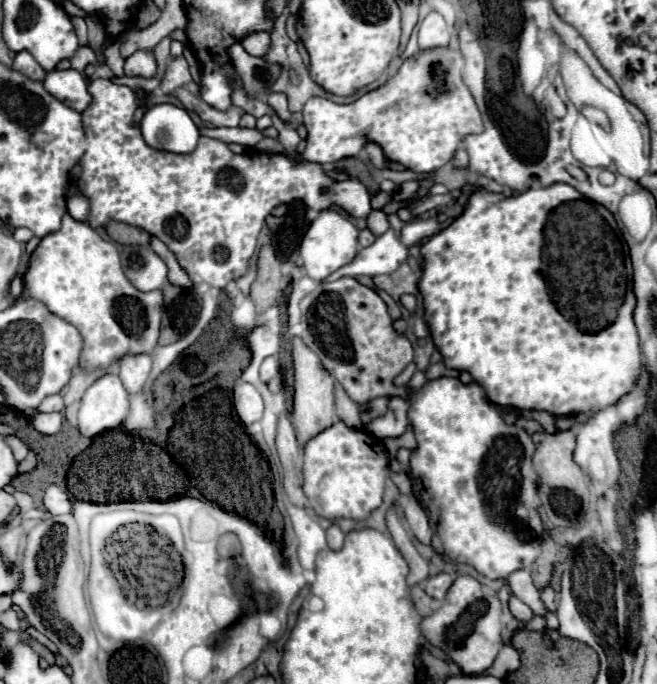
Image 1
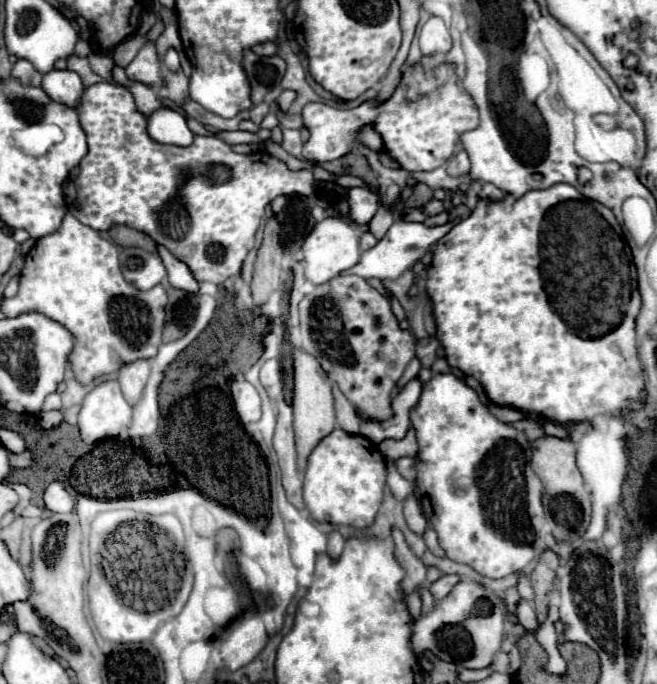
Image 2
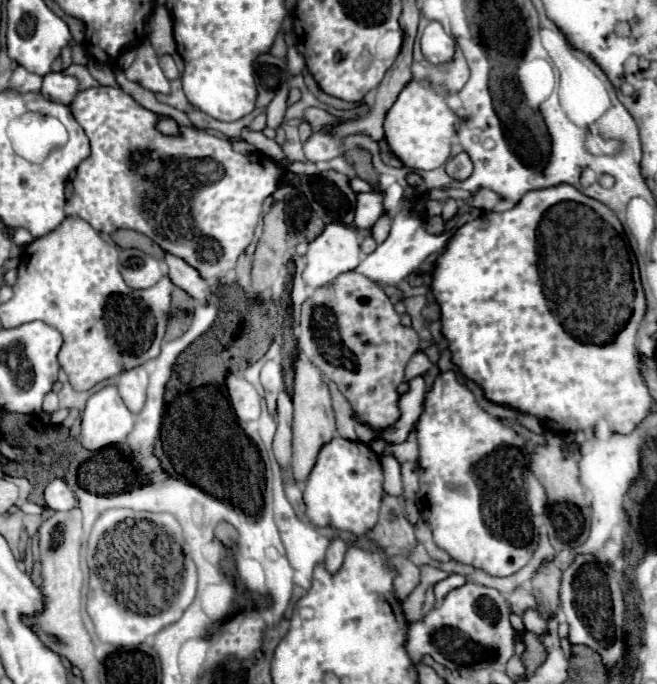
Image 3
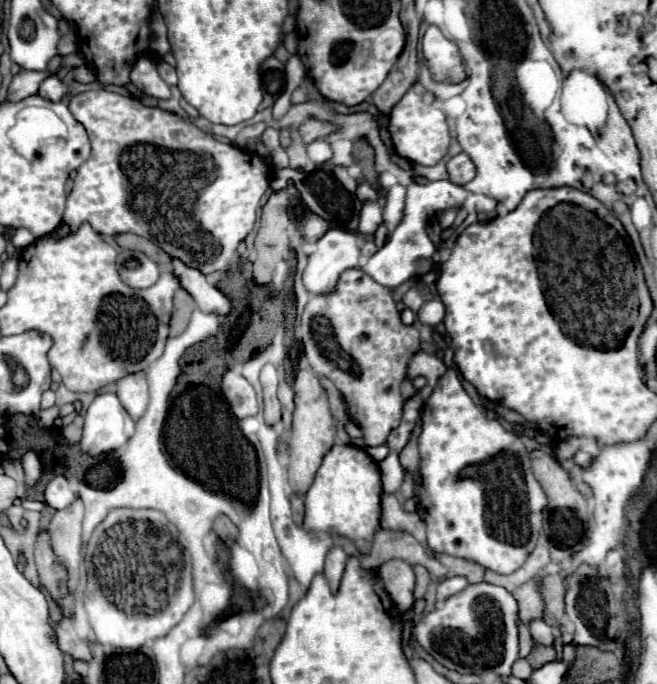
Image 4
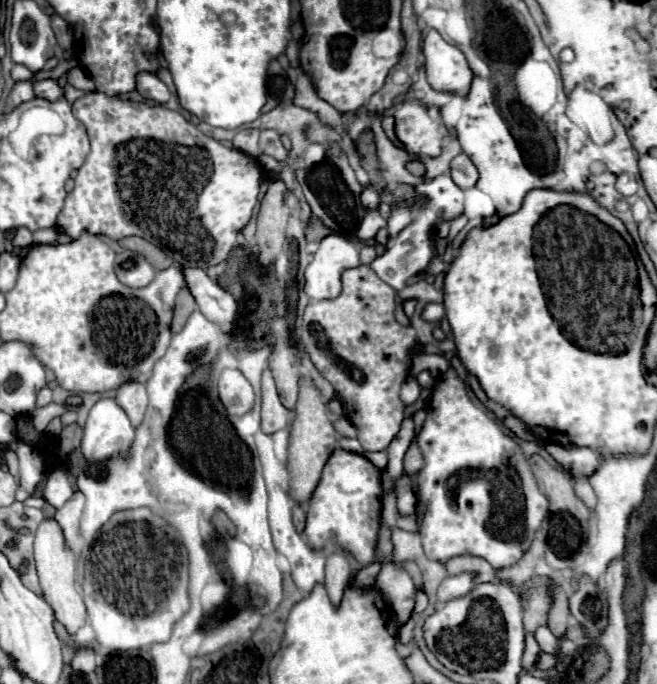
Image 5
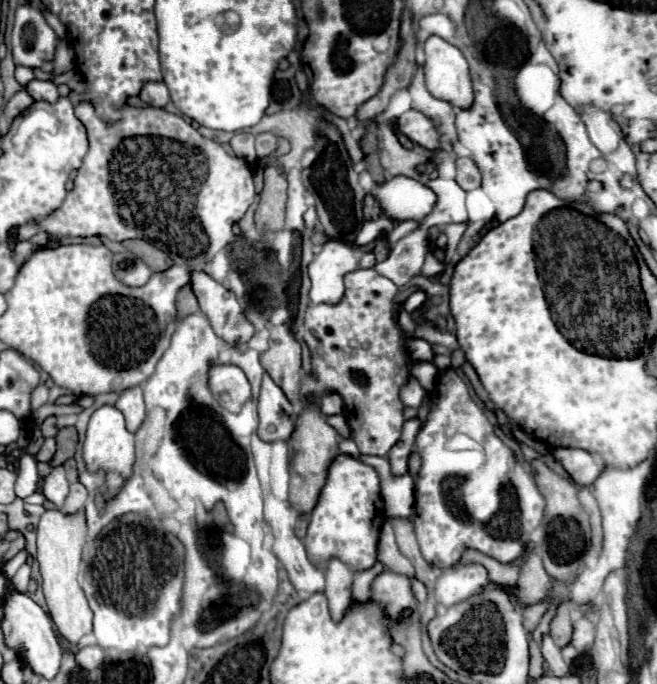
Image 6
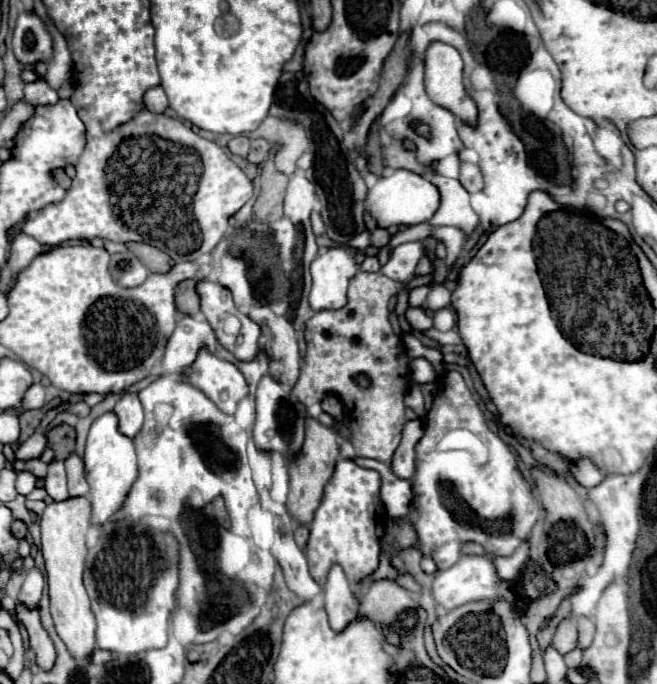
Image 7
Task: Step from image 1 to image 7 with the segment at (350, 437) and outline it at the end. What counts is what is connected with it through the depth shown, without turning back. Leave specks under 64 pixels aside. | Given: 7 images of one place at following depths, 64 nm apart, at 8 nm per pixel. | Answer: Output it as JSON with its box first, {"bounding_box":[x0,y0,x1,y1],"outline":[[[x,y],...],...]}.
{"bounding_box":[306,460,388,584],"outline":[[[338,460],[330,482],[324,488],[324,498],[310,522],[306,558],[312,576],[324,584],[332,564],[340,564],[350,580],[358,584],[364,576],[378,568],[380,538],[388,522],[386,508],[380,500],[380,474],[358,466],[354,460]]]}

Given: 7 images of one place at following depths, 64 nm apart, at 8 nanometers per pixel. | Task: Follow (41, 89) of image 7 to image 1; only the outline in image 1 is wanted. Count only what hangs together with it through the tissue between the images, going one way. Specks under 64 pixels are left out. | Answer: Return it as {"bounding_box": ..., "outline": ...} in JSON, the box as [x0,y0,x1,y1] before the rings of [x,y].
{"bounding_box":[44,70,92,112],"outline":[[[52,70],[44,78],[44,86],[48,88],[48,92],[52,92],[52,96],[56,96],[76,112],[84,112],[92,102],[88,82],[78,70]]]}

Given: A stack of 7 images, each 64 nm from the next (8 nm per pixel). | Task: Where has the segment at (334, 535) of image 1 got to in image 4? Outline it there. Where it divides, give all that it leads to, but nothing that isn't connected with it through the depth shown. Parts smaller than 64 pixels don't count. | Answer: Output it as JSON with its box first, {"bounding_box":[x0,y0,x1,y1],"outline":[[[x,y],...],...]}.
{"bounding_box":[324,546,346,592],"outline":[[[332,546],[328,556],[326,556],[326,566],[324,566],[324,576],[328,578],[330,582],[330,588],[336,592],[338,584],[340,584],[340,576],[344,572],[344,566],[346,566],[346,552],[340,548],[340,546]]]}

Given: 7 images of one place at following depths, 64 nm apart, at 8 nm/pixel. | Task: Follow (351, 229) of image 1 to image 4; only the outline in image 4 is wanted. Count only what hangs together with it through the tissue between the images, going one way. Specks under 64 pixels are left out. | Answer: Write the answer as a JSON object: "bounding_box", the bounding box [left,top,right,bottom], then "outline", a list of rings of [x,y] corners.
{"bounding_box":[304,228,360,292],"outline":[[[330,228],[318,242],[316,250],[308,256],[304,270],[304,286],[314,292],[332,292],[338,276],[348,268],[360,266],[360,240],[358,234]]]}

